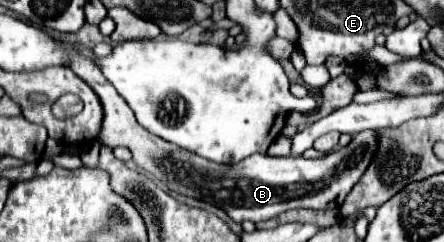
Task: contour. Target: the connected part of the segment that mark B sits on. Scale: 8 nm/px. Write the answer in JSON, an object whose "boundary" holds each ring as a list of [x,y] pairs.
{"boundary":[[[75,56],[73,72],[83,78],[101,98],[105,118],[99,140],[105,146],[129,148],[133,162],[139,168],[151,172],[161,182],[169,184],[173,192],[187,194],[191,198],[199,198],[217,208],[223,208],[239,224],[245,220],[251,220],[255,224],[271,220],[291,208],[339,208],[345,196],[363,176],[377,150],[377,132],[365,130],[363,134],[353,136],[353,140],[345,148],[325,156],[323,160],[305,160],[303,156],[273,158],[267,154],[253,154],[237,164],[215,164],[145,130],[137,122],[133,110],[123,102],[117,90],[105,80],[101,70],[91,60]]]}

